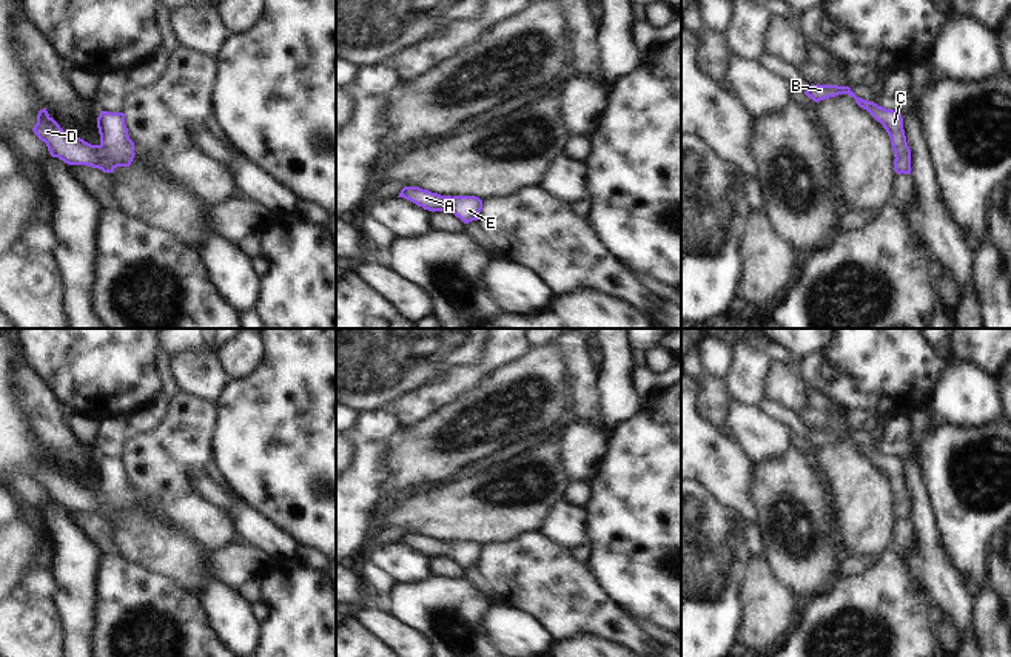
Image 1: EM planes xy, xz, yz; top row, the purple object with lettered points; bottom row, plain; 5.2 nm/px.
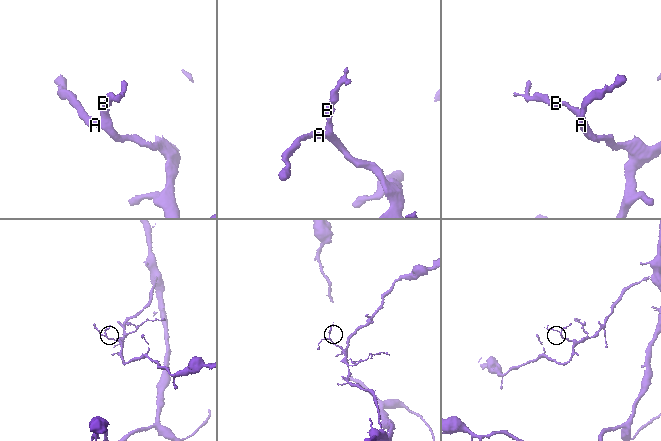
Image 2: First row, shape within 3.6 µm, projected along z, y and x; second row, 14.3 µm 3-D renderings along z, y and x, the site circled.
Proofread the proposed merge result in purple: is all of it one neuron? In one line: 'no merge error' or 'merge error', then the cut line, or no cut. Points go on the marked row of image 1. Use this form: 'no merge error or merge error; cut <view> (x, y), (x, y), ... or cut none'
no merge error; cut none

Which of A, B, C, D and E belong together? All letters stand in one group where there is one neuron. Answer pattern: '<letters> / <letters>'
A B C D E

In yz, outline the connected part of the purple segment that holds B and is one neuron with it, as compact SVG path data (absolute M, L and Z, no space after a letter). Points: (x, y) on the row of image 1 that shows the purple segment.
M811 85L804 94L814 102L820 102L838 94L848 94L855 99L855 103L866 110L886 130L894 151L894 171L897 174L911 174L911 150L906 142L902 114L894 110L886 110L874 102L857 97L849 86L837 85Z

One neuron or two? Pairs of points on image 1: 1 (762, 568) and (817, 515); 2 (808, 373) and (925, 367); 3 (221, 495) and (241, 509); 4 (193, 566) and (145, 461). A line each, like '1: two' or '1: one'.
1: two
2: one
3: one
4: two

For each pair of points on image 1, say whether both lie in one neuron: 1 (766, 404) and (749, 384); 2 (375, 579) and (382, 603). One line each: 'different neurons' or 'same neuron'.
1: different neurons
2: same neuron

